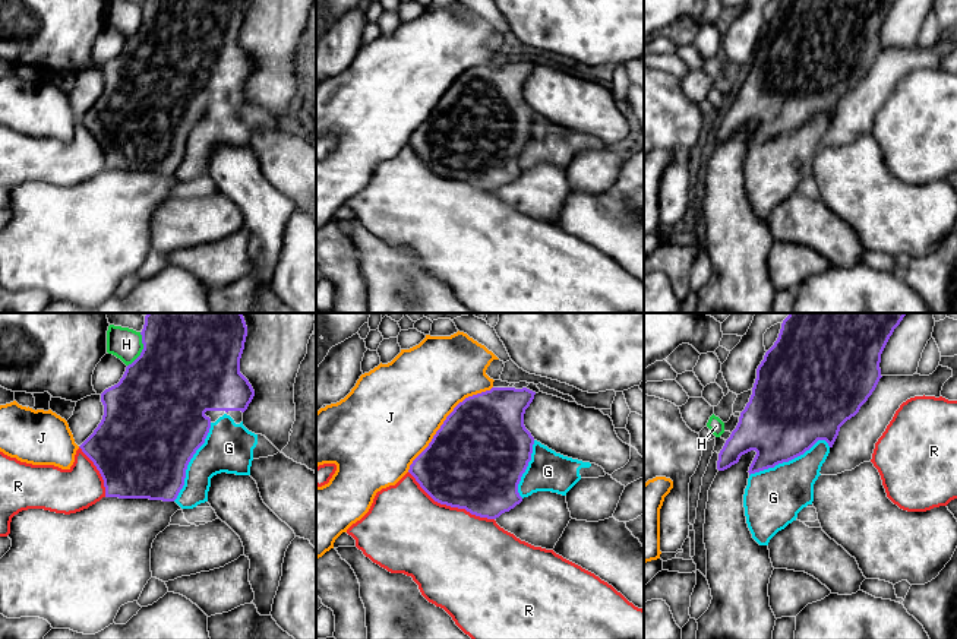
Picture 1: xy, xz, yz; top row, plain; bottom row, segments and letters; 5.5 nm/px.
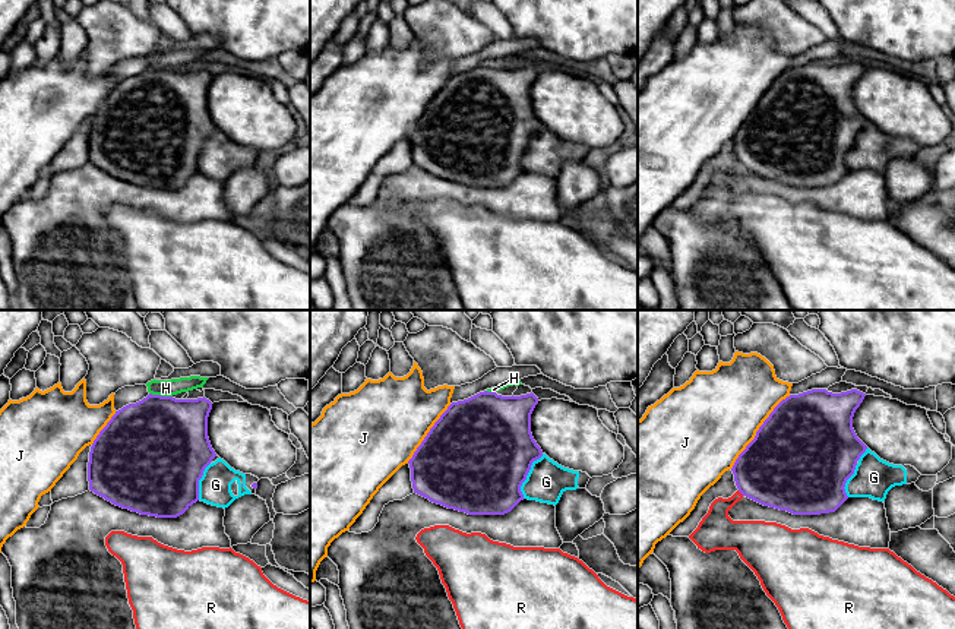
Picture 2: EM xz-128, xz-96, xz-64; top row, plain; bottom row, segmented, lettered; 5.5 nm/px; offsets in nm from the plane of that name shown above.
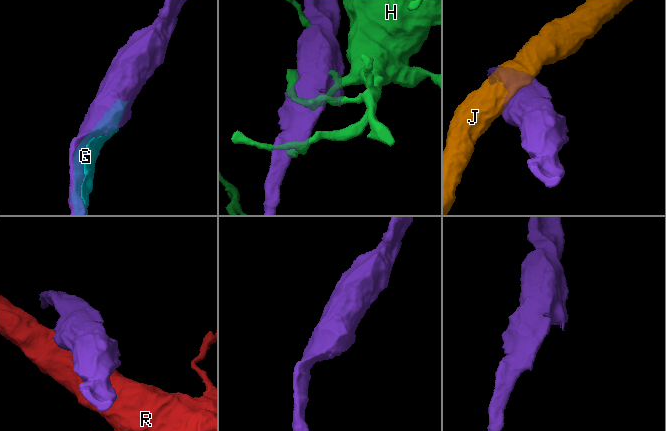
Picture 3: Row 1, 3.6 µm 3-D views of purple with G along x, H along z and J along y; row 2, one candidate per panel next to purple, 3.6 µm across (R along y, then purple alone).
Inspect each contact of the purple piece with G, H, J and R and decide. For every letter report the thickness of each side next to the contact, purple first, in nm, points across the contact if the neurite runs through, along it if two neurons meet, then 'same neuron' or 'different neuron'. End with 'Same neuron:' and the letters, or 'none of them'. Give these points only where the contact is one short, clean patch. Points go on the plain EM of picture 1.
G: 440/320 nm | same neuron
H: 500/180 nm | different neuron
J: 500/480 nm | different neuron
R: 480/480 nm | different neuron
Same neuron: G

